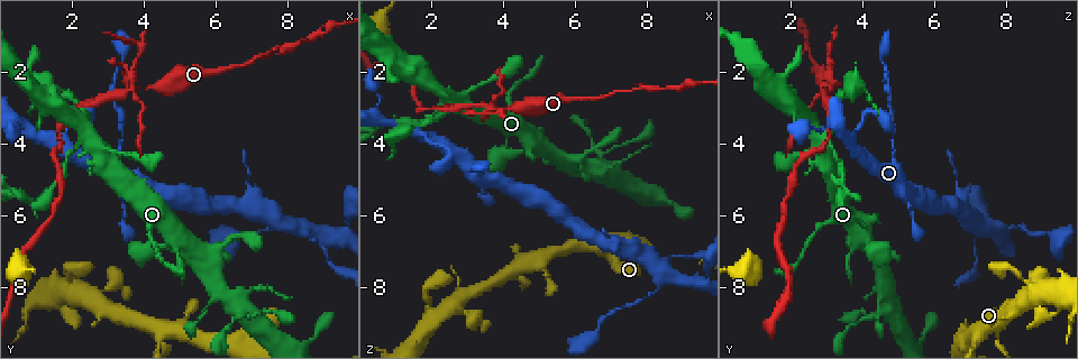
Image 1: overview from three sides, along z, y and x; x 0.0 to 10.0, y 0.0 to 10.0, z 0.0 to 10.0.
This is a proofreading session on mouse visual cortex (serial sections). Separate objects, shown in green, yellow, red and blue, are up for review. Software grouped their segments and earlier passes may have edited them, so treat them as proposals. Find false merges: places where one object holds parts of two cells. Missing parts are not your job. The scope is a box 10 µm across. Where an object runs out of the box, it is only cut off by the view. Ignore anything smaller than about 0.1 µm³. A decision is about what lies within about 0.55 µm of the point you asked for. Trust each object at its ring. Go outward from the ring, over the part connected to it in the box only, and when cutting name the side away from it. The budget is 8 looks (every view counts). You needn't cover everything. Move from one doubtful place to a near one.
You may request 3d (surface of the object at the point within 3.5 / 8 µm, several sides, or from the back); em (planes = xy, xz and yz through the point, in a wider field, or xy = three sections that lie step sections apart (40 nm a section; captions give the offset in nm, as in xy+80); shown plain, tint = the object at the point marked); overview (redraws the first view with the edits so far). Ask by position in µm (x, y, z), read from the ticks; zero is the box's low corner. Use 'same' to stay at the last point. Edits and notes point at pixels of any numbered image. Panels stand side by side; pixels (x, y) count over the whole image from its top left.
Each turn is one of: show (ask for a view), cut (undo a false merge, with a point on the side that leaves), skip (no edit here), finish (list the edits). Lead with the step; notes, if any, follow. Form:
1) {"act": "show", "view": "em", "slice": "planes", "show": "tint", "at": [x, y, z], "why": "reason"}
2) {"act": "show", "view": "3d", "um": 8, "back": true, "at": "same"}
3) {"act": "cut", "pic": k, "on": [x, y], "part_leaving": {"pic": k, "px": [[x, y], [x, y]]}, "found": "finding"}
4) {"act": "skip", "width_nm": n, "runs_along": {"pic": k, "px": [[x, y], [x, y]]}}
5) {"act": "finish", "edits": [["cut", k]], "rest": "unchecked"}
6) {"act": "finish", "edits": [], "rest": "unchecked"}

{"act": "show", "view": "em", "slice": "xy", "step": 2, "show": "tint", "at": [4.10, 2.45, 3.10], "why": "thin neck"}

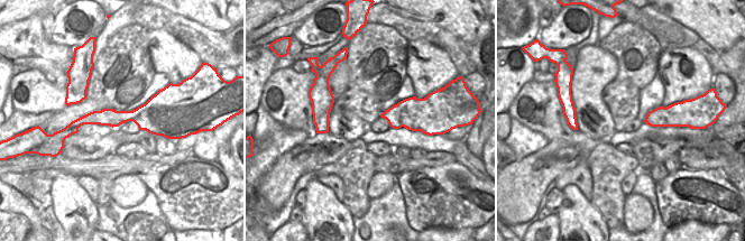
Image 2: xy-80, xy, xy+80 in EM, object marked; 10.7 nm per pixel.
{"act": "show", "view": "3d", "um": 3.5, "at": "same", "why": "wider look"}

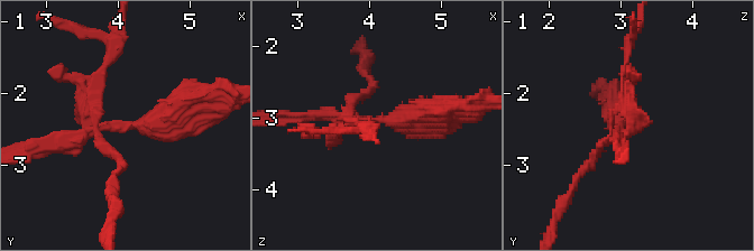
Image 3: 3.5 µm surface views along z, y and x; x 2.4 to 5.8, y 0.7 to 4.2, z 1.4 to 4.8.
{"act": "cut", "pic": 3, "on": [101, 84], "found": "two cells meet here"}

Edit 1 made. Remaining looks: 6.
{"act": "show", "view": "overview", "why": "redraw"}

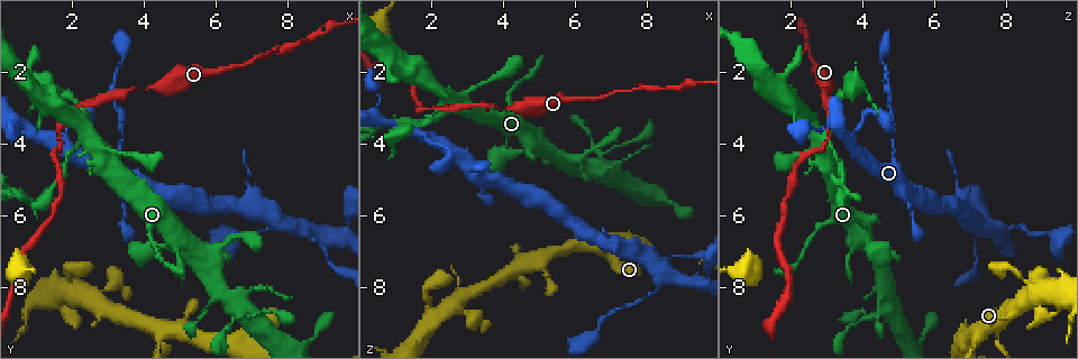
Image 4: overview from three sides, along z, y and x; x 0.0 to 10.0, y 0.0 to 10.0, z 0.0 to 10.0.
{"act": "show", "view": "3d", "um": 3.5, "at": [2.50, 3.85, 2.80], "why": "abrupt turn"}

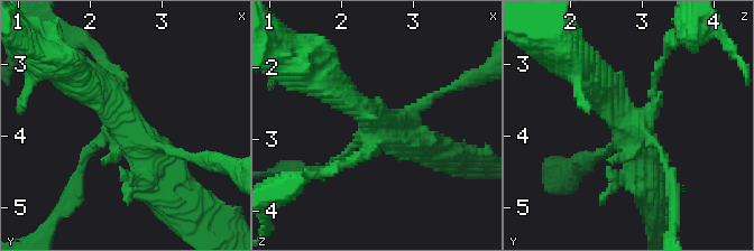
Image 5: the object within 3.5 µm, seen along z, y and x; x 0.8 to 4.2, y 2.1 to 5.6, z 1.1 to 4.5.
{"act": "show", "view": "em", "slice": "xy", "step": 3, "show": "tint", "at": [2.45, 3.85, 2.80]}

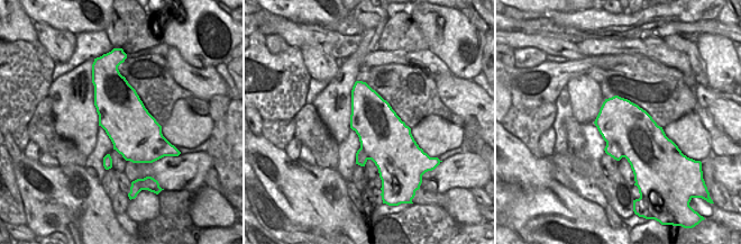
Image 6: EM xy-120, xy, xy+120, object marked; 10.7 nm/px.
{"act": "skip", "runs_along": {"pic": 5, "px": [[168, 182], [117, 102], [82, 81]]}, "found": "one cell here"}

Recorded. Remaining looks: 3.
{"act": "show", "view": "em", "slice": "xy", "step": 5, "show": "tint", "at": [8.40, 6.30, 7.55], "why": "thin neck"}

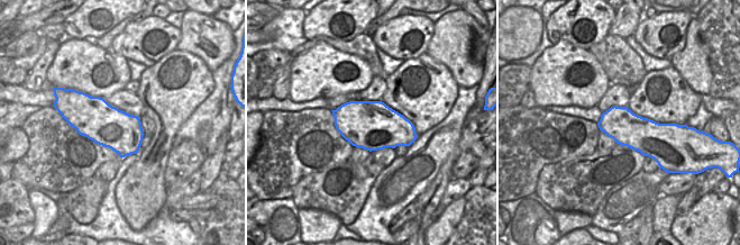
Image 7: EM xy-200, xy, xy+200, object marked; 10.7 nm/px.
{"act": "show", "view": "3d", "um": 3.5, "at": "same", "why": "see where the arms go"}

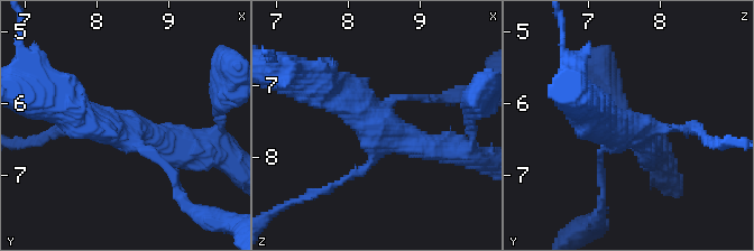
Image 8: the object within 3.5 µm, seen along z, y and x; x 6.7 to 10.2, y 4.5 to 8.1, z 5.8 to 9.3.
{"act": "skip", "arm_widths_nm": [100, 100, 400, 450], "runs_along": {"pic": 8, "px": [[320, 81], [375, 127], [440, 147]]}, "found": "one cell here"}

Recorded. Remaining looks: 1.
{"act": "finish", "edits": [["cut", 3]], "rest": "unchecked"}

